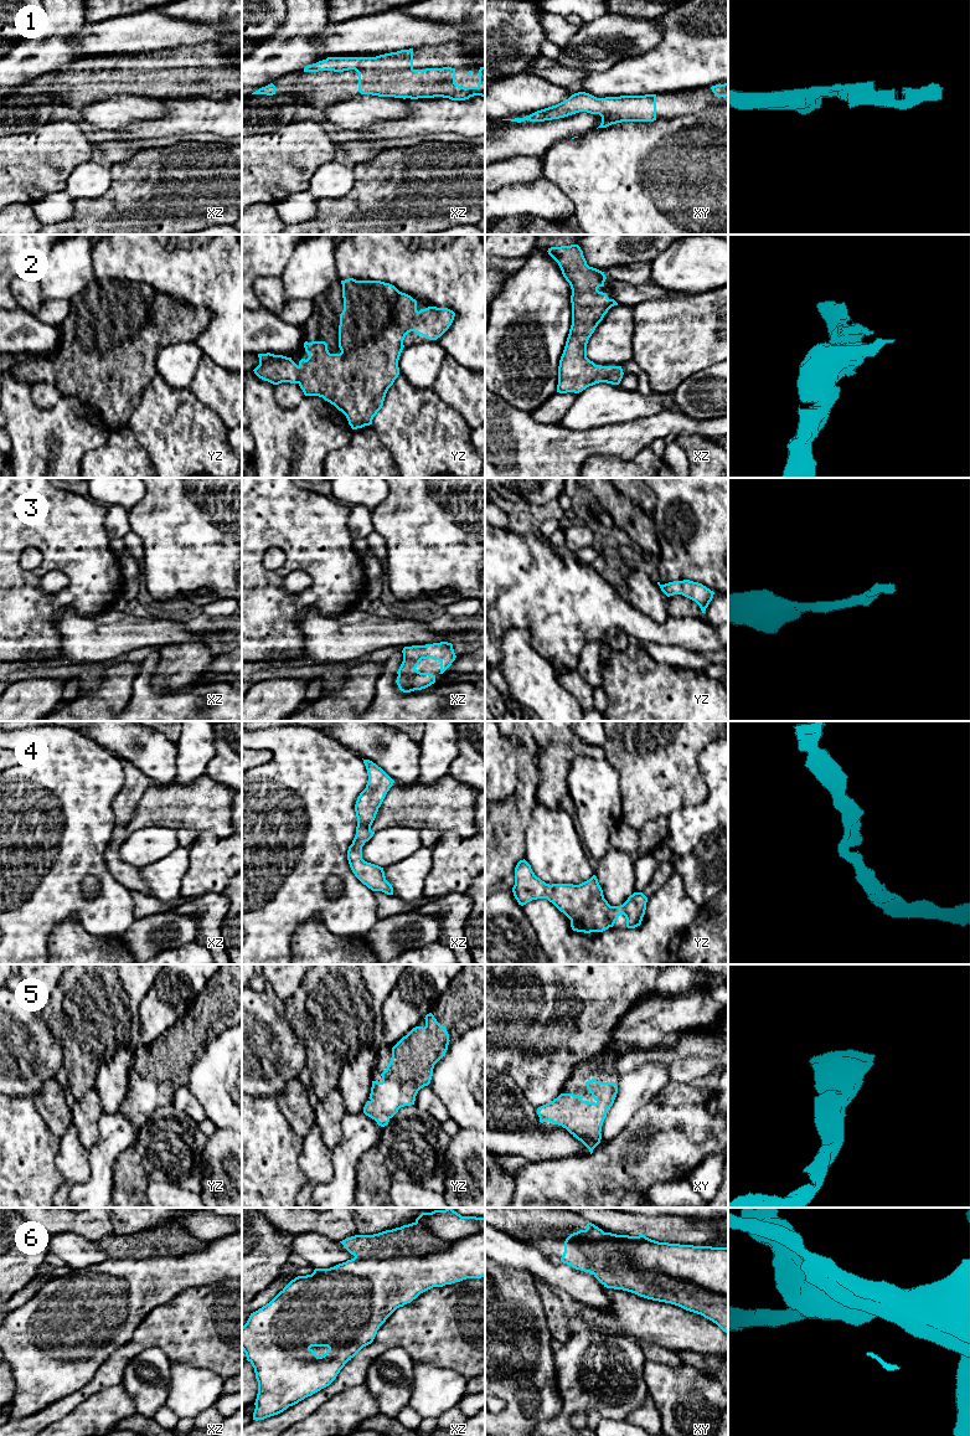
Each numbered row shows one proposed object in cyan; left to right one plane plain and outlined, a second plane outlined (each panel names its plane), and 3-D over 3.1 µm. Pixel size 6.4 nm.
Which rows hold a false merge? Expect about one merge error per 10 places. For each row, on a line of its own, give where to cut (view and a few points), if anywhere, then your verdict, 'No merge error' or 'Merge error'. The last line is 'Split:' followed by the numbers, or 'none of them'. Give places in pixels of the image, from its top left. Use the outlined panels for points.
1: No split. No merge error
2: No split. No merge error
3: No split. No merge error
4: No split. No merge error
5: No split. No merge error
6: Split along xy (567, 1238), (596, 1271), (628, 1261), (727, 1296). Merge error
Split: 6

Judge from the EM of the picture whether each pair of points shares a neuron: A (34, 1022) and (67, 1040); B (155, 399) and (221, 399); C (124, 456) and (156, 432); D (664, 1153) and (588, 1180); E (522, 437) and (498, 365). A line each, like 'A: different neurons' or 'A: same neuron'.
A: different neurons
B: different neurons
C: different neurons
D: same neuron
E: different neurons

